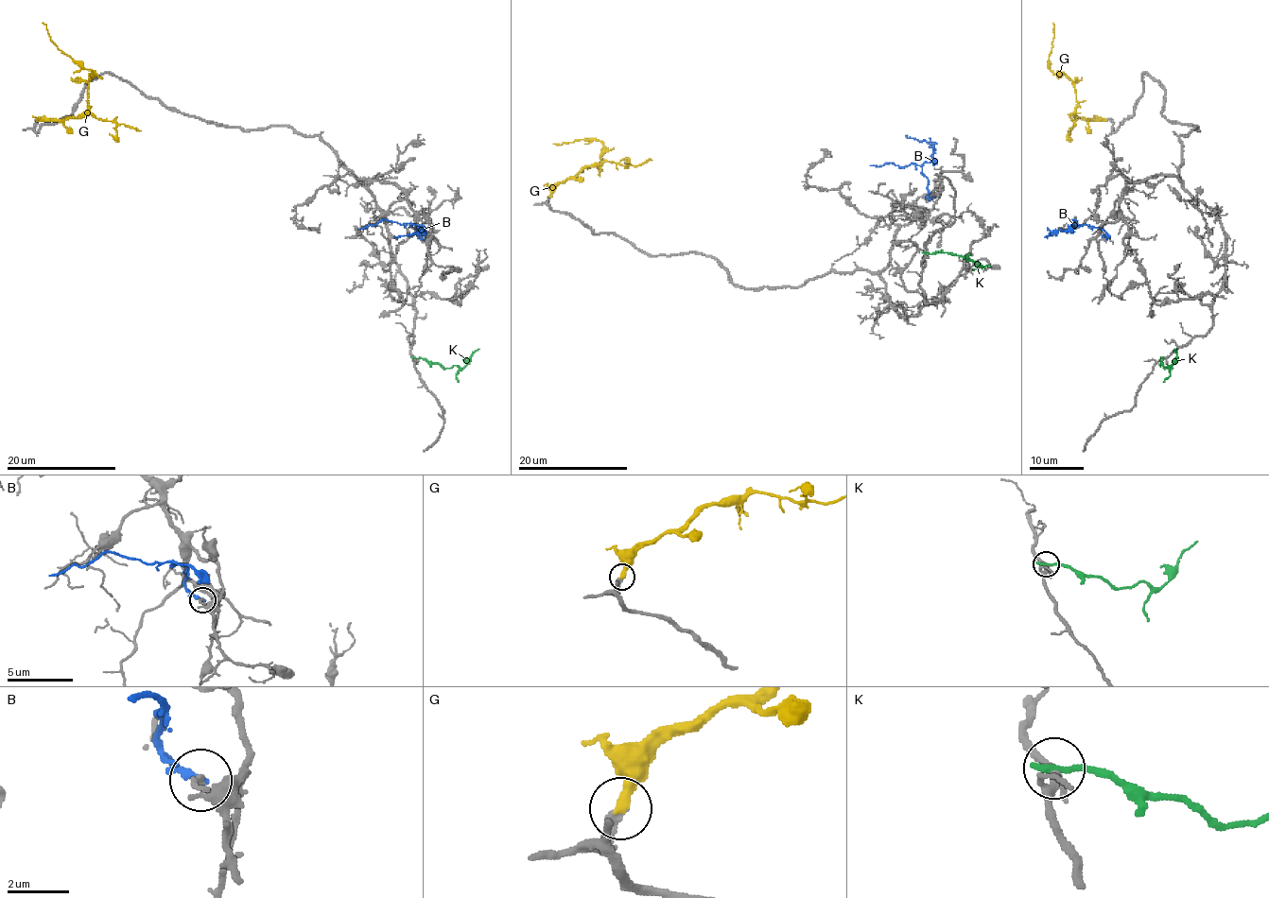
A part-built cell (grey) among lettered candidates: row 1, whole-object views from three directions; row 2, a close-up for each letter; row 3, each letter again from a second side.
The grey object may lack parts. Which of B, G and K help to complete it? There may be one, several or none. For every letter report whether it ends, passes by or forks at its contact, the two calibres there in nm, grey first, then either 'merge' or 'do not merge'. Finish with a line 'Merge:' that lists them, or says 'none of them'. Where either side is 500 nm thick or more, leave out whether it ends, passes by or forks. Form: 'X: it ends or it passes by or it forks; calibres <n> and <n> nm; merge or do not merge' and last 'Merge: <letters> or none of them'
B: it ends; calibres 190 and 200 nm; do not merge
G: it ends; calibres 280 and 360 nm; merge
K: it ends; calibres 200 and 280 nm; do not merge
Merge: G

